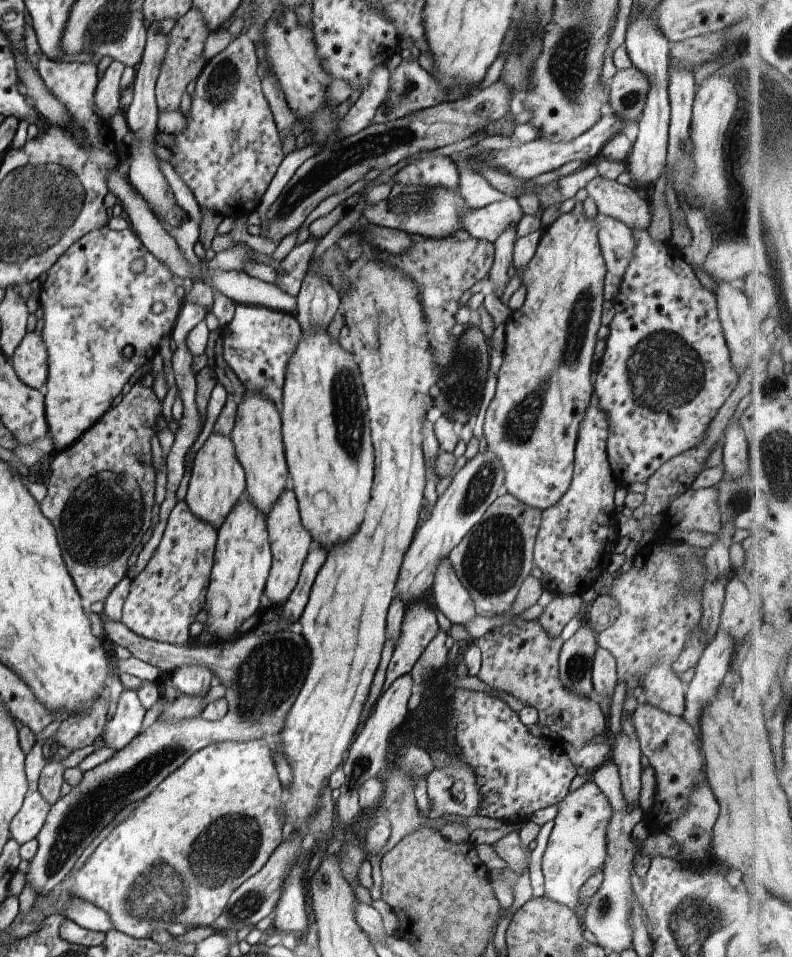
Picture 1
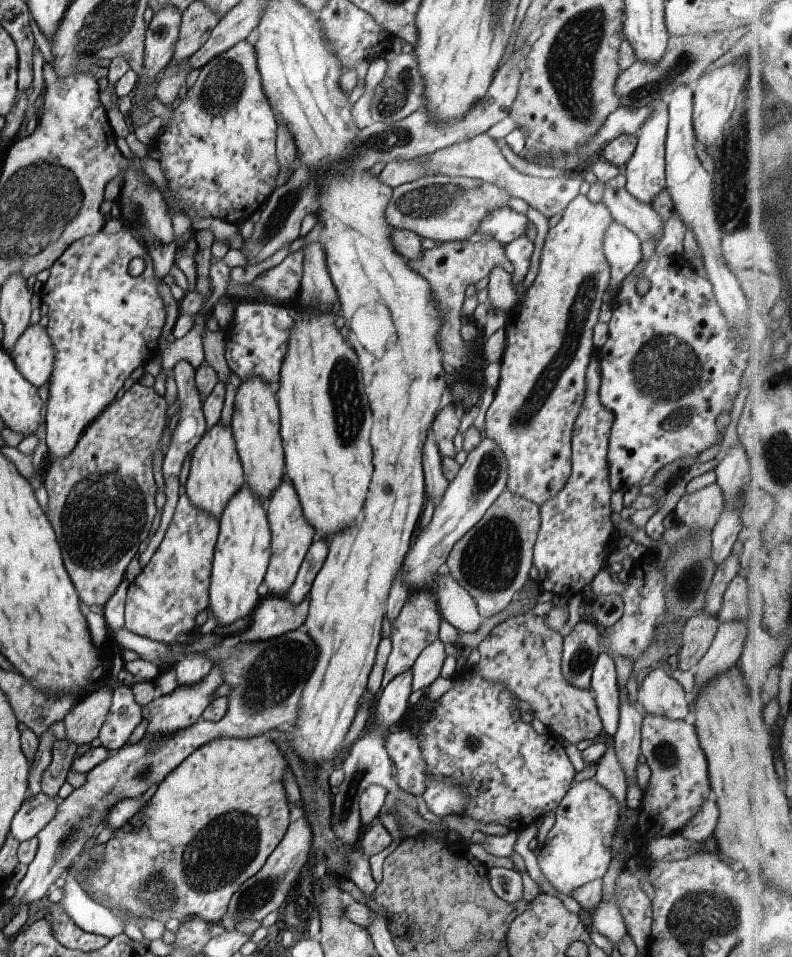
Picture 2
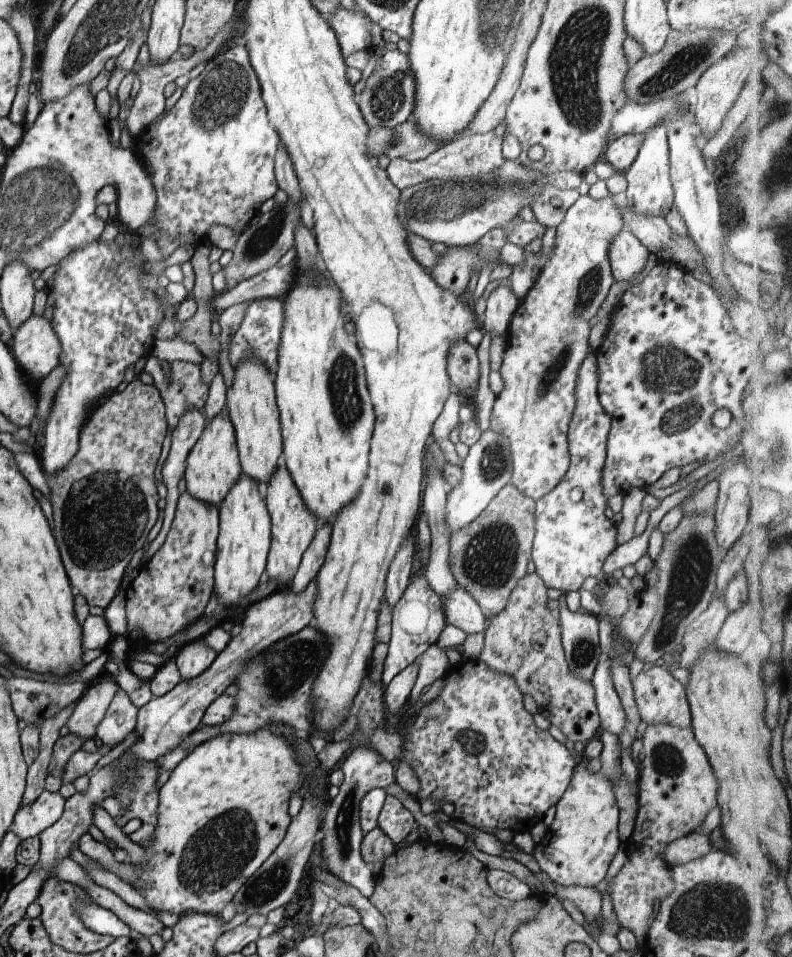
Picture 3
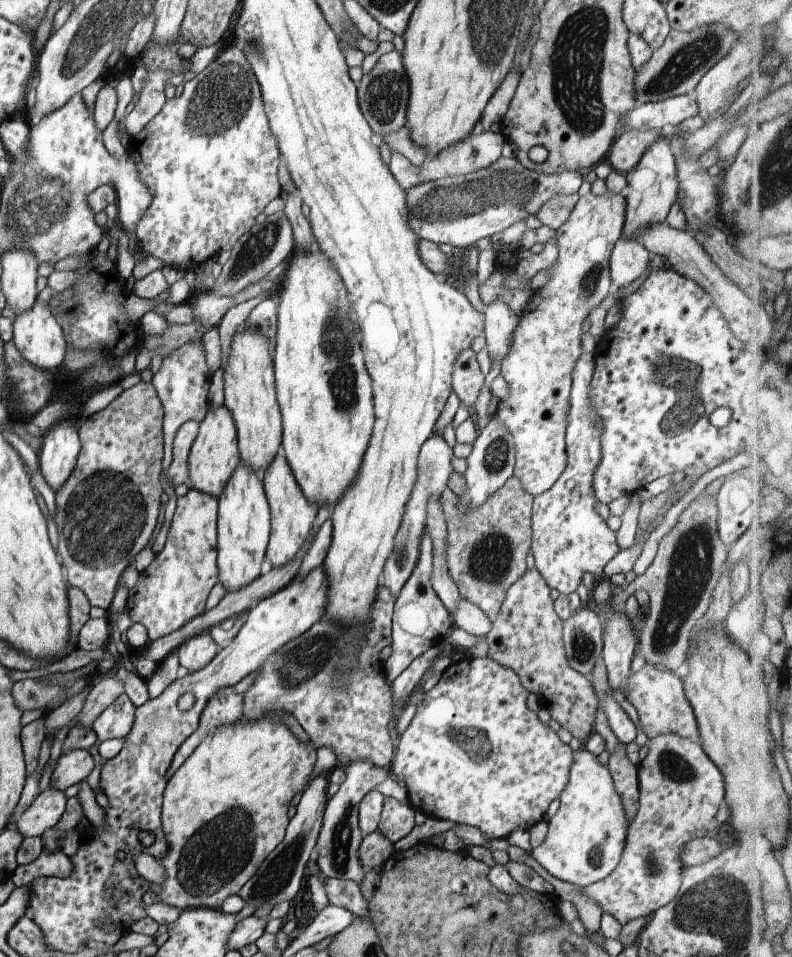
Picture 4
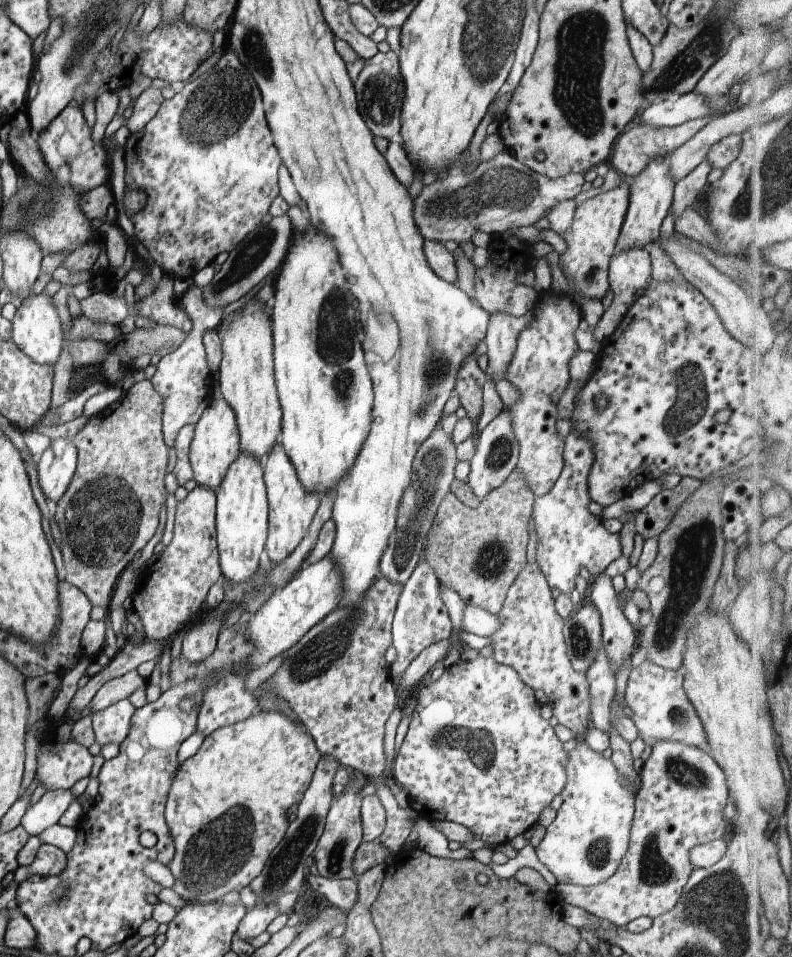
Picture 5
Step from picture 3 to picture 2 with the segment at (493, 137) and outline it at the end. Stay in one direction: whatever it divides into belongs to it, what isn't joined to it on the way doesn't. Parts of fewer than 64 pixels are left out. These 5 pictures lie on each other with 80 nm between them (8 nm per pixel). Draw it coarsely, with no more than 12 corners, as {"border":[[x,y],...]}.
{"border":[[482,133],[426,160],[389,162],[393,189],[436,175],[505,188],[550,220],[560,218],[586,169],[523,175]]}

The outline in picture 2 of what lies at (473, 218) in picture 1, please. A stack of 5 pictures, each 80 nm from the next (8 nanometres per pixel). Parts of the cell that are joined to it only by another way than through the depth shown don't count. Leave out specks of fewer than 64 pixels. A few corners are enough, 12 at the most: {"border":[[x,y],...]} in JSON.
{"border":[[509,208],[495,210],[478,233],[505,246],[527,236],[528,217]]}

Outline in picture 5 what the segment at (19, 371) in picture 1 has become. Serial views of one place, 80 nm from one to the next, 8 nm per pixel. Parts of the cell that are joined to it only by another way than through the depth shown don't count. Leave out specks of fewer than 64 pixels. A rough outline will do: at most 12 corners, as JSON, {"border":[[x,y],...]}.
{"border":[[44,294],[16,303],[12,339],[37,364],[64,350],[60,316]]}

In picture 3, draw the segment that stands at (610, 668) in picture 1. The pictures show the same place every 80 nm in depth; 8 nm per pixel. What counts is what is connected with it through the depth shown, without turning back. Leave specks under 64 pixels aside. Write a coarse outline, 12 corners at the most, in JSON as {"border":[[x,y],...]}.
{"border":[[603,656],[591,679],[601,727],[620,734],[626,714]]}

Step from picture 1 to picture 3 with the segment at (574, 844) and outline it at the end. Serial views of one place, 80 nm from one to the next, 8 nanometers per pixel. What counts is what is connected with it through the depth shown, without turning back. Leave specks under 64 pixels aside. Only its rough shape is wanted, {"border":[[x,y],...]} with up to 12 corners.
{"border":[[581,753],[533,858],[596,887],[620,848],[619,805]]}

